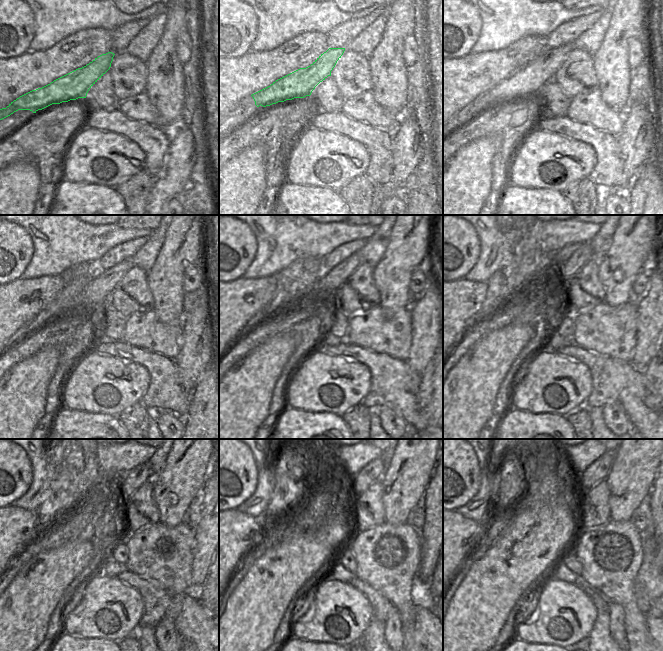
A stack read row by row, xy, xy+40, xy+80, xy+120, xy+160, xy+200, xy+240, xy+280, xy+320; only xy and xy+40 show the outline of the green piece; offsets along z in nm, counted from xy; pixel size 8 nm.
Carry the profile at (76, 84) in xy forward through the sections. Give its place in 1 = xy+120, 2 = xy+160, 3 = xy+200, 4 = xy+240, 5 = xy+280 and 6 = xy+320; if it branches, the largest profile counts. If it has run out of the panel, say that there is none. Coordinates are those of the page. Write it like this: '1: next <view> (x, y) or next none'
1: next xy+120 (96, 294)
2: next xy+160 (335, 278)
3: next xy+200 (568, 269)
4: next xy+240 (136, 477)
5: next xy+280 (372, 472)
6: next xy+320 (598, 471)

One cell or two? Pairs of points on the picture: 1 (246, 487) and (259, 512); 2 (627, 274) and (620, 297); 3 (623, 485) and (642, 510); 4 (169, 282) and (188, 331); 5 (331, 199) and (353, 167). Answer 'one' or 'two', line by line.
1: two
2: one
3: two
4: two
5: two

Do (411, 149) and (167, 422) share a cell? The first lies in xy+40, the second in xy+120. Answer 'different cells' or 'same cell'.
different cells

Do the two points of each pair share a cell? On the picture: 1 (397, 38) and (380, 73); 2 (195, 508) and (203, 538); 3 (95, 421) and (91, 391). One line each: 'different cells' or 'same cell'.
1: same cell
2: different cells
3: different cells

